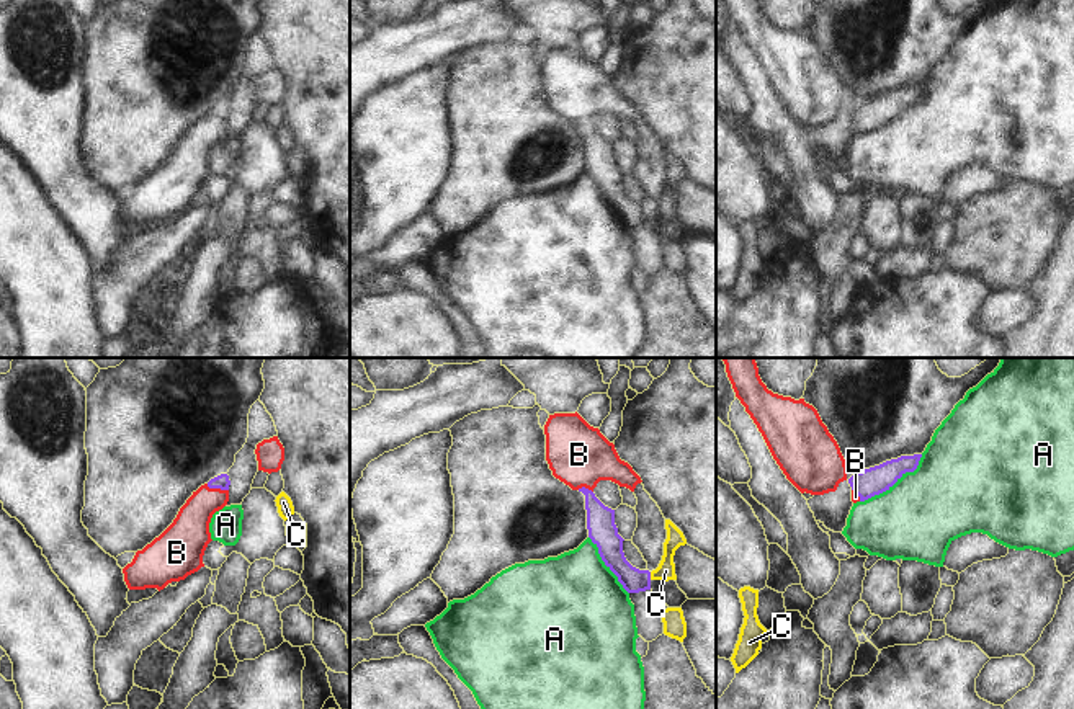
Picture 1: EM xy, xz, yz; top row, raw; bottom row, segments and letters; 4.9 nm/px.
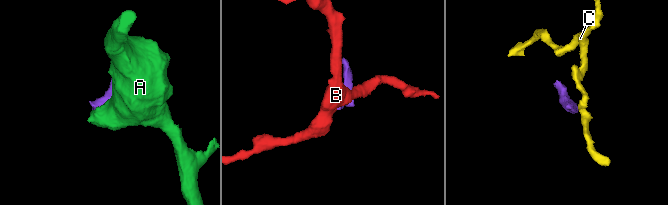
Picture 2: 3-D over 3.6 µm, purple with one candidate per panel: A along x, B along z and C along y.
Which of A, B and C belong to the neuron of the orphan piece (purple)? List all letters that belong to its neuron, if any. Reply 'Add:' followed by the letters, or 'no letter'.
Add: B.

